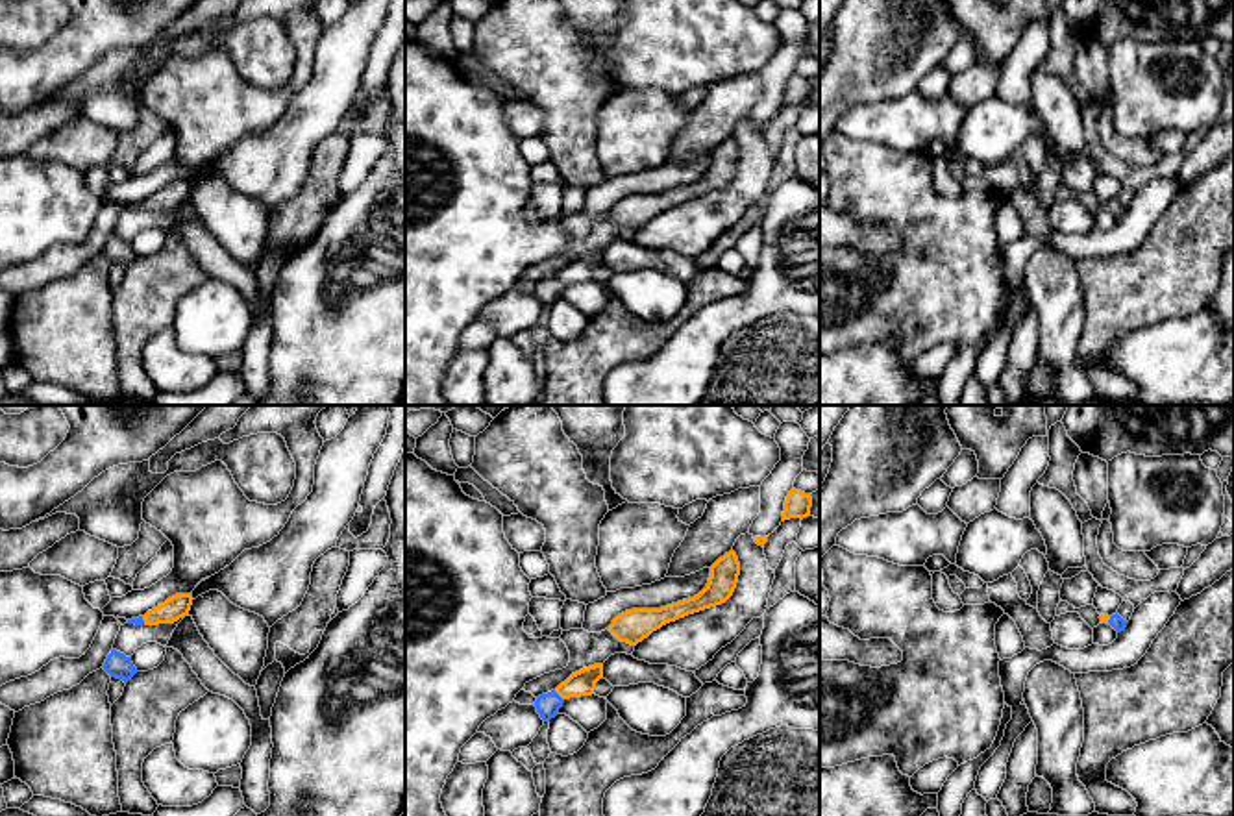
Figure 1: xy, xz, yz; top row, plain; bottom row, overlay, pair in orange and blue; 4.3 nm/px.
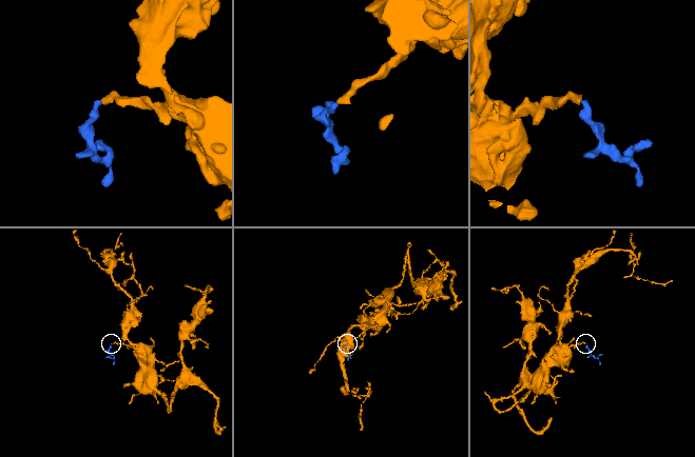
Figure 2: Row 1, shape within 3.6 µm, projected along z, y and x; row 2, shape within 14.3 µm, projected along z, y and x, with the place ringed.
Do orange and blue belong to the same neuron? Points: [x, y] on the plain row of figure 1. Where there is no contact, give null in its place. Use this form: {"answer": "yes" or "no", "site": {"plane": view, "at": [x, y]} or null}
{"answer": "yes", "site": {"plane": "xz", "at": [559, 280]}}

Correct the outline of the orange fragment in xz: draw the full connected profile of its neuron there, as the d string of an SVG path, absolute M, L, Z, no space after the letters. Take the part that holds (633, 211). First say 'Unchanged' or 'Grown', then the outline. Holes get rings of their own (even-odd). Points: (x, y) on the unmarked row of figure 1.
Unchanged. M731 135L710 152L709 168L697 181L660 194L625 196L612 205L609 216L620 228L636 231L670 207L725 189L736 174L738 161L740 148L736 139Z

